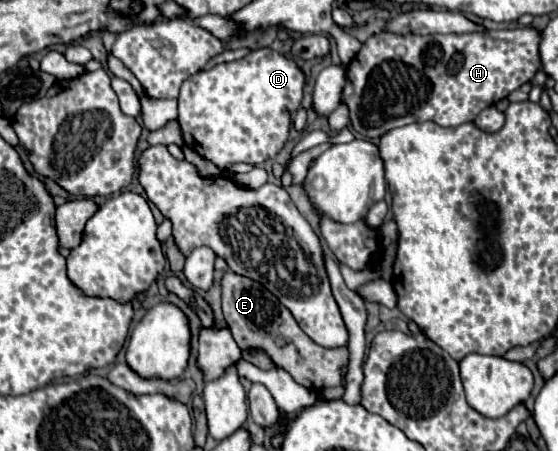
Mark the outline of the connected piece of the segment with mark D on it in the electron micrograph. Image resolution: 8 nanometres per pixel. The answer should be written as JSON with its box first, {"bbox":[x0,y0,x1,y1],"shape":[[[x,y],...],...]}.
{"bbox":[179,48,305,168],"shape":[[[257,48],[251,50],[245,58],[235,62],[219,64],[211,70],[201,70],[187,78],[181,86],[179,94],[179,126],[185,138],[185,144],[193,148],[203,158],[211,160],[219,168],[247,162],[247,164],[261,164],[283,148],[289,138],[291,128],[291,114],[297,112],[303,100],[303,86],[305,74],[295,64],[293,58],[283,56],[271,48]]]}

